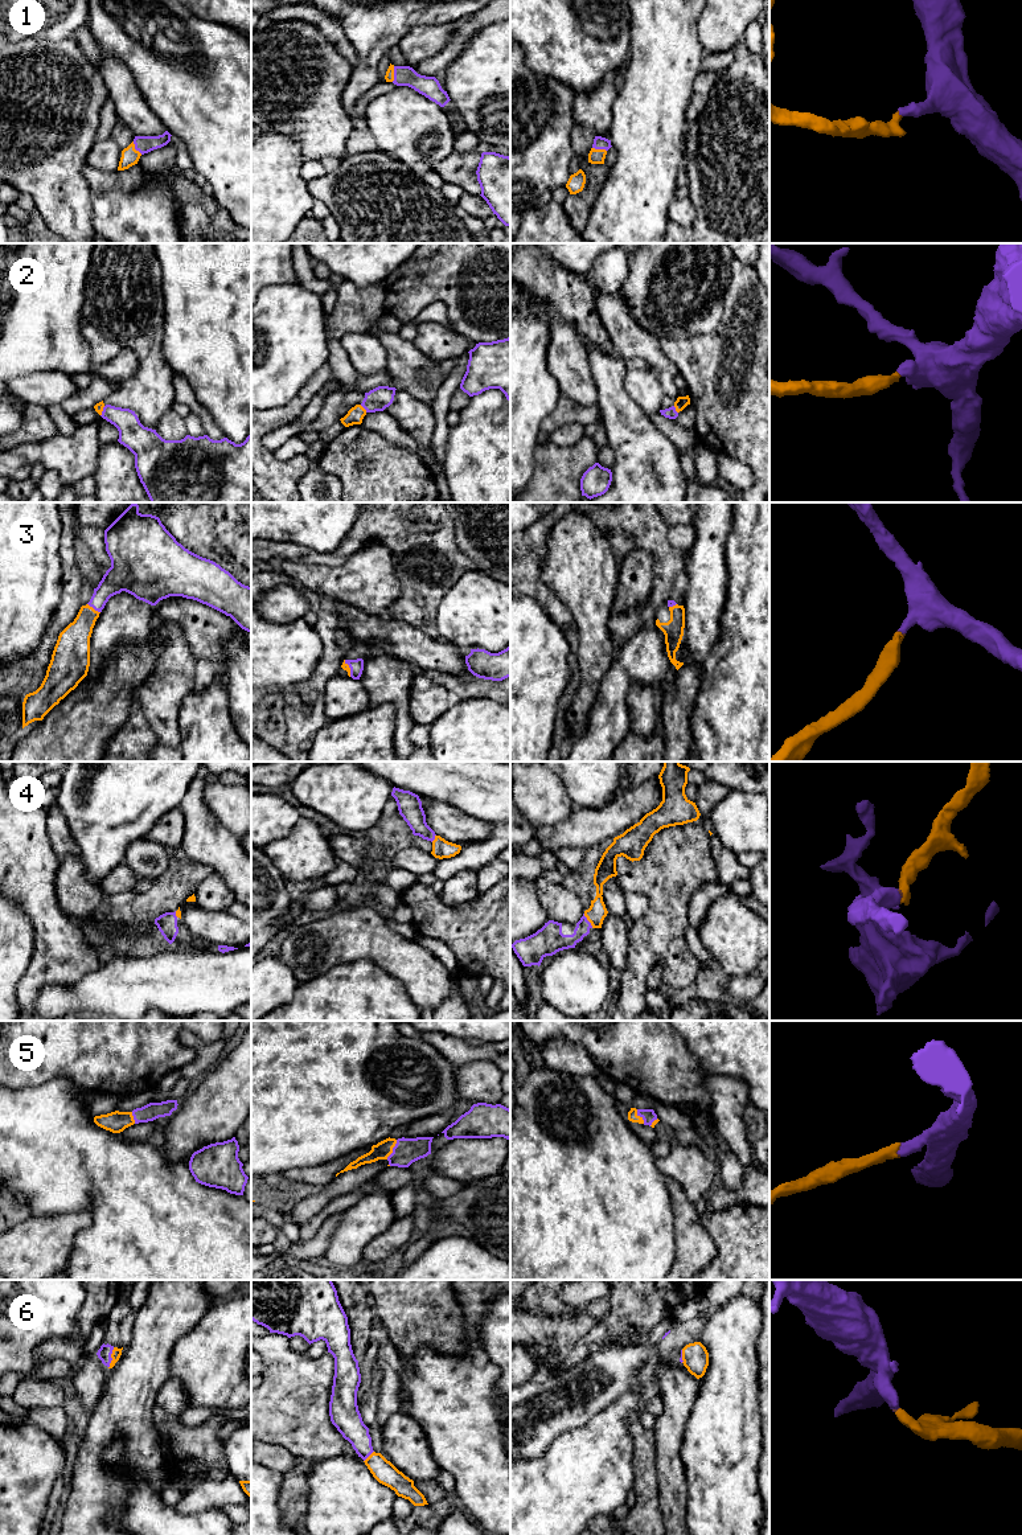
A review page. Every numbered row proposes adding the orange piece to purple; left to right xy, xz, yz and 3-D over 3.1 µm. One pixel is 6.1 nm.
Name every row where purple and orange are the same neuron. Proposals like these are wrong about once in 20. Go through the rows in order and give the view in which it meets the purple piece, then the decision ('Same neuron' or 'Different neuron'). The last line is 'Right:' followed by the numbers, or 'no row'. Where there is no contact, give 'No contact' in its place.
1: Touches purple in xz. Same neuron
2: Touches purple in xz. Same neuron
3: Touches purple in xy. Same neuron
4: Touches purple in yz. Same neuron
5: Touches purple in xz. Same neuron
6: Touches purple in xy. Same neuron
Right: 1, 2, 3, 4, 5, 6

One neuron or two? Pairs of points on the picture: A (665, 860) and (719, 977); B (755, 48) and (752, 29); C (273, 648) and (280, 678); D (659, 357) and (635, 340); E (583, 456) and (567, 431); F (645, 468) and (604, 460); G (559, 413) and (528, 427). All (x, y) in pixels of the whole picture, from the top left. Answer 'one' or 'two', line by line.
A: two
B: one
C: one
D: one
E: two
F: two
G: two

